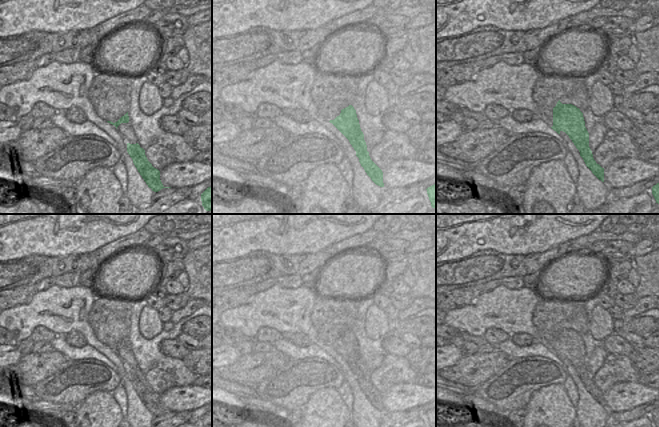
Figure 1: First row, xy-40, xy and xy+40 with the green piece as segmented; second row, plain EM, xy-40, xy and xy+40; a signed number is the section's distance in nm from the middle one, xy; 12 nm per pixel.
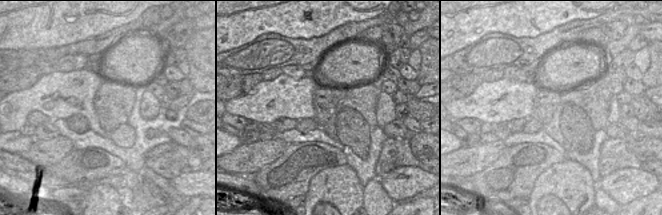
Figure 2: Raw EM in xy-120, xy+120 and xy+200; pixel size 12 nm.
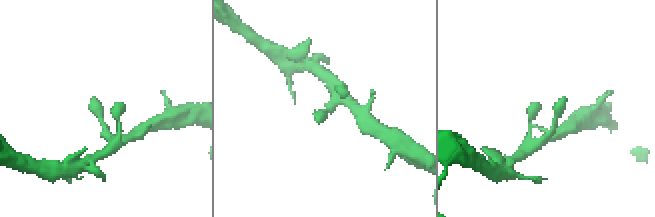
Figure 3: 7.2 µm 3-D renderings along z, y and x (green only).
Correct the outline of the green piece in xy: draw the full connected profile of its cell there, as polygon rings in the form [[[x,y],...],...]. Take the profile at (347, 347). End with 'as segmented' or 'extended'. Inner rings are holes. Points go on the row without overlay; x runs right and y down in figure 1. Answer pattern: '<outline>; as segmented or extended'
[[[349,329],[342,333],[340,339],[329,346],[349,364],[350,368],[356,375],[356,380],[359,382],[361,390],[364,392],[371,404],[376,409],[384,411],[383,396],[369,380],[367,369],[364,364],[364,358],[361,355],[354,331]]]; as segmented

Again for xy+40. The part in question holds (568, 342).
[[[559,324],[553,332],[553,350],[551,352],[558,358],[563,355],[569,360],[579,374],[586,390],[599,404],[604,406],[604,392],[593,382],[589,371],[589,357],[580,333],[572,328],[562,328]]]; as segmented

